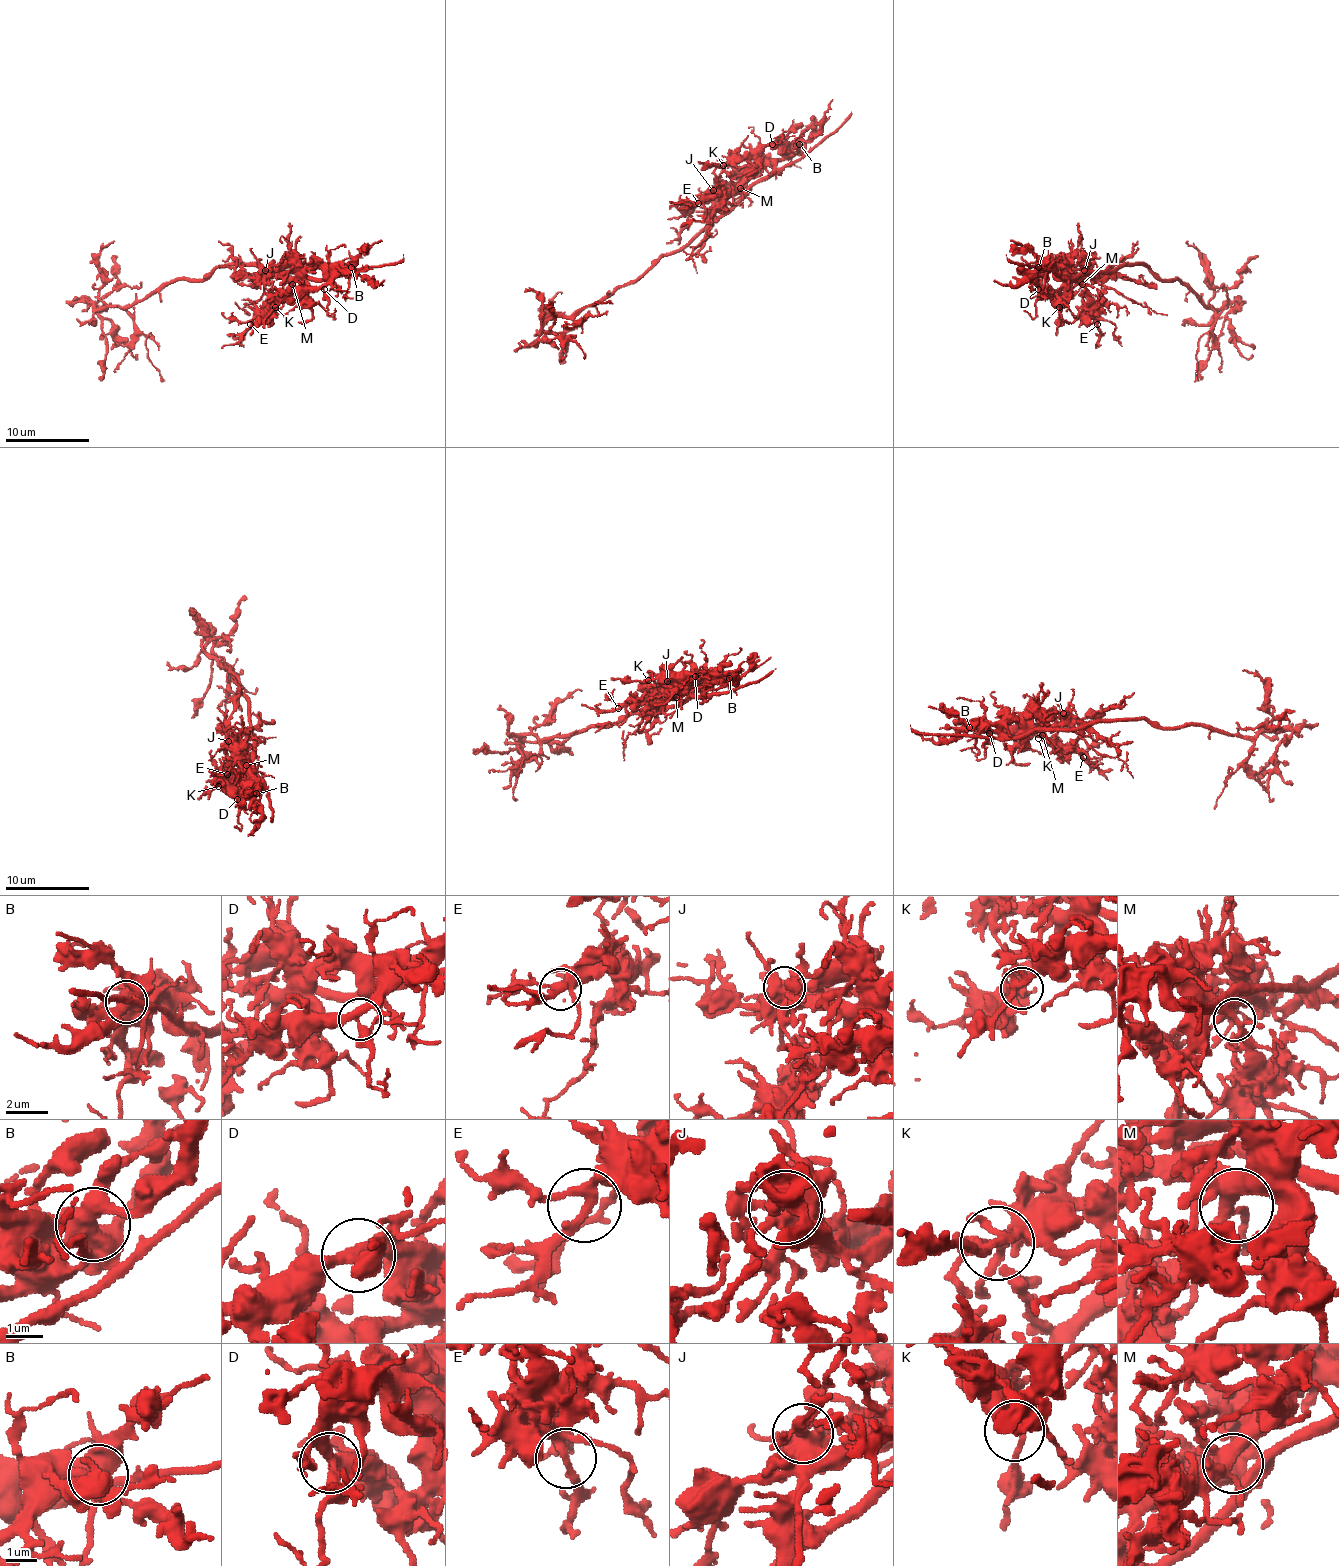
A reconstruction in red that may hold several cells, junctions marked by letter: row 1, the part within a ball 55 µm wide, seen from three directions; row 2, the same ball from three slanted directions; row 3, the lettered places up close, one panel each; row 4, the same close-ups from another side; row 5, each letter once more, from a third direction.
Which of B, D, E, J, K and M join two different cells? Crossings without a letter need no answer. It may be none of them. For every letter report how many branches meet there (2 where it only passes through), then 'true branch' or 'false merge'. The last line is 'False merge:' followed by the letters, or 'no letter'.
B: 5 branches meet; true branch
D: 3 branches meet; true branch
E: 4 branches meet; true branch
J: 7 branches meet; true branch
K: 3 branches meet; true branch
M: 5 branches meet; true branch
False merge: no letter

